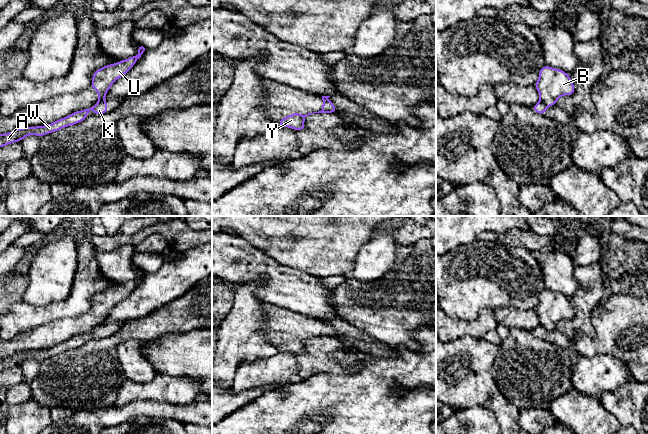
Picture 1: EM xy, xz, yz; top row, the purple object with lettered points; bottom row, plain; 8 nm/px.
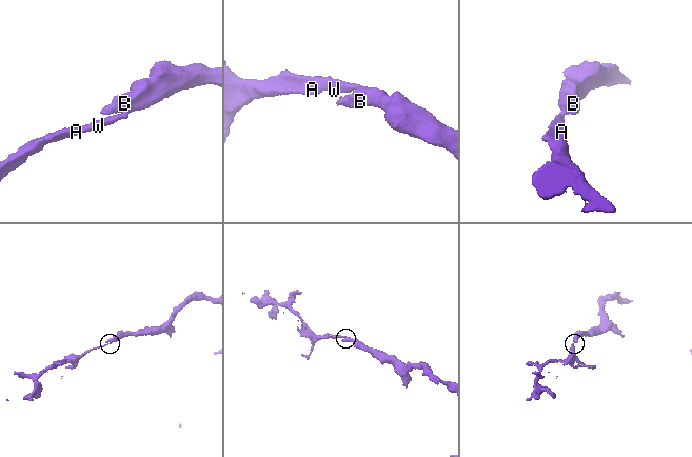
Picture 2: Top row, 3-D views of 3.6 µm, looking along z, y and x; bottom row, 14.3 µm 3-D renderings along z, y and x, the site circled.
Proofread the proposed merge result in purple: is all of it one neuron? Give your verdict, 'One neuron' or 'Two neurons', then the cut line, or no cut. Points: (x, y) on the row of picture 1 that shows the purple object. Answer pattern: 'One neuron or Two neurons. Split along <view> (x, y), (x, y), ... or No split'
Two neurons. Split along yz (540, 100), (546, 105)

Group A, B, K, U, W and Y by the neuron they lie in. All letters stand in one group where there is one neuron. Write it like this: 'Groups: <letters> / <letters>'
Groups: A K W / B U Y

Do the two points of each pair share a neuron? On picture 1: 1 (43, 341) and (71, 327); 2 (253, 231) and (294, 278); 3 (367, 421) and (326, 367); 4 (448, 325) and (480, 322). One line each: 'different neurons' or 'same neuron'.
1: same neuron
2: different neurons
3: different neurons
4: same neuron

